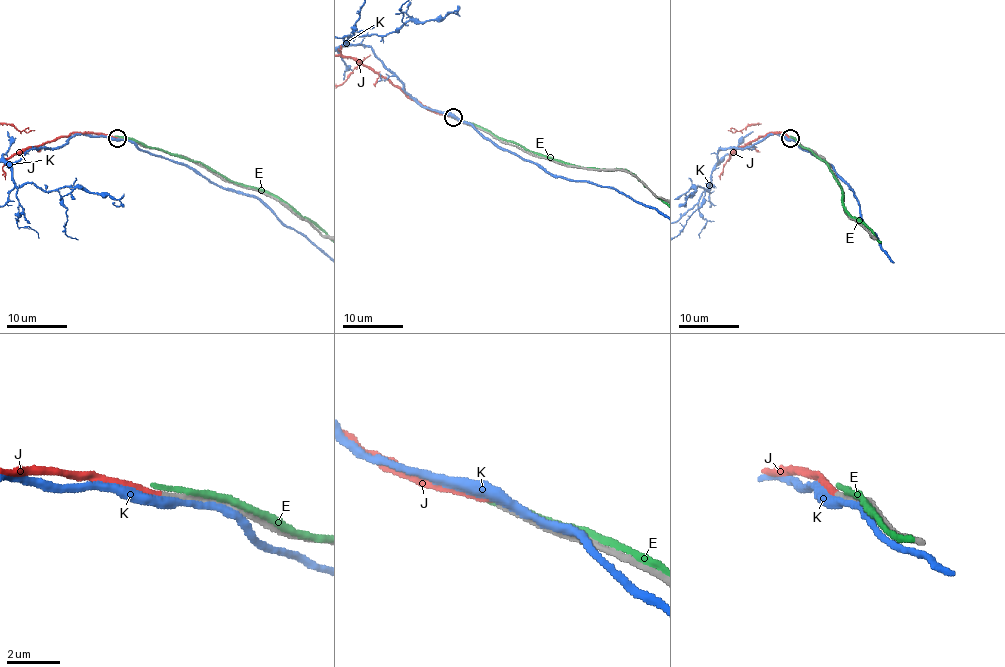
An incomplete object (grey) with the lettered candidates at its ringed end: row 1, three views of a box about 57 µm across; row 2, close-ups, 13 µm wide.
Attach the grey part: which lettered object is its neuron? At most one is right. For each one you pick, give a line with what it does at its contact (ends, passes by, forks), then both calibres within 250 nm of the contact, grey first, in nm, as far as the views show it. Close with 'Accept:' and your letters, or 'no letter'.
J: it ends; calibres 240 and 240 nm
Accept: J

